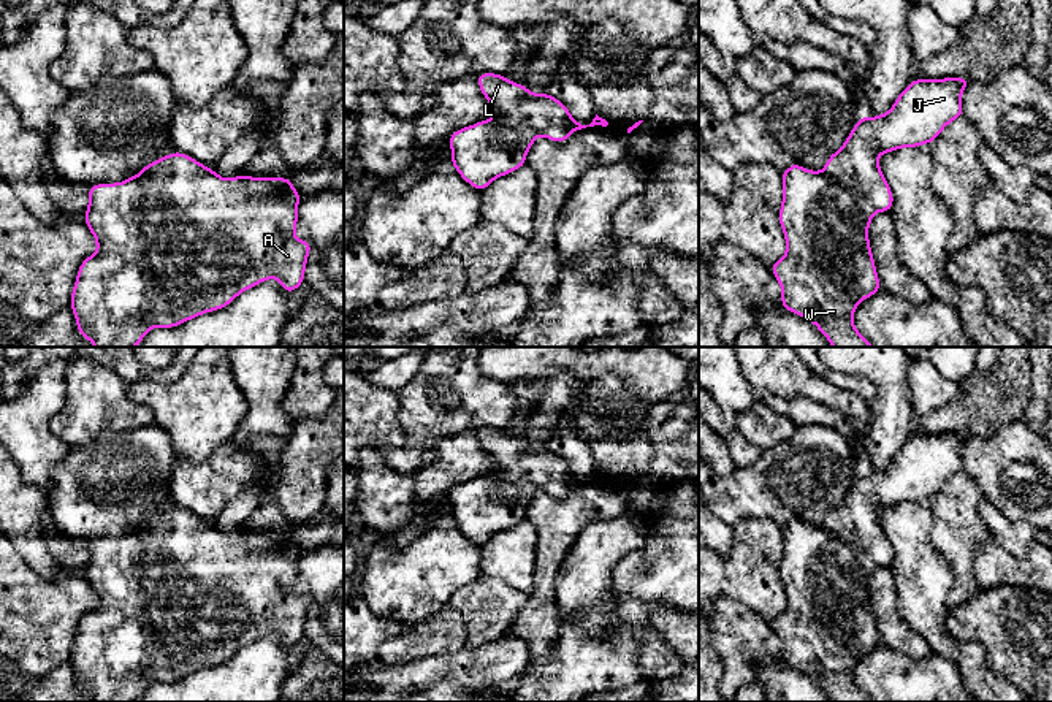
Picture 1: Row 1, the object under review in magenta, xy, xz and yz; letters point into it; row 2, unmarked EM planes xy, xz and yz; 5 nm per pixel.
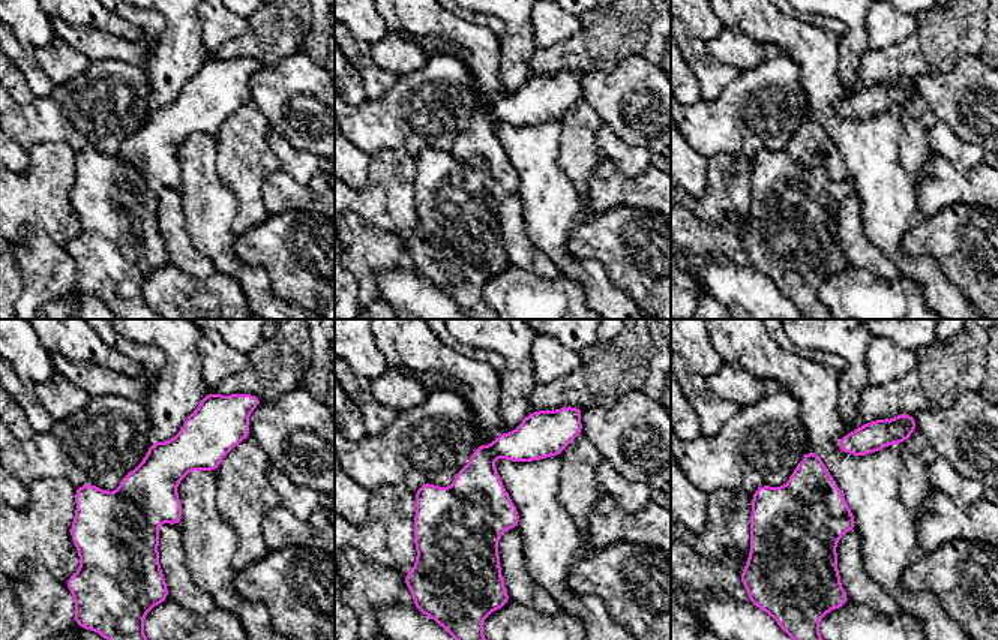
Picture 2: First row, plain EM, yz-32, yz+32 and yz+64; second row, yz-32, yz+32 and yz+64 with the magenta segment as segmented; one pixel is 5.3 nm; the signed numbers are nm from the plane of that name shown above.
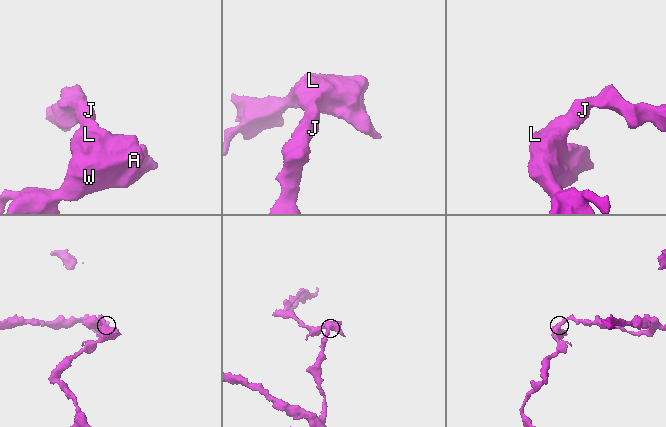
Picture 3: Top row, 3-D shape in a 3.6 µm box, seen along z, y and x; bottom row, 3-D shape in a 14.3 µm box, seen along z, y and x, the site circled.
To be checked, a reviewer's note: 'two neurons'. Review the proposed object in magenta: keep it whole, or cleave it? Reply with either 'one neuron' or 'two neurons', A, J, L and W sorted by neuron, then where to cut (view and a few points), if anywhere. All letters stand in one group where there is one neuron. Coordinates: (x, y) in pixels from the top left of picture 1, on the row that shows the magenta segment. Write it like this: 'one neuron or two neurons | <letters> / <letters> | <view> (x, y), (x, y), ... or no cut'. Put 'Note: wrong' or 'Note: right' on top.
Note: wrong
one neuron | A J L W | no cut

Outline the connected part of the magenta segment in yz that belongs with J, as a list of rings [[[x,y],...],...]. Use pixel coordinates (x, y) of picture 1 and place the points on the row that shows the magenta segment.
[[[968,78],[913,79],[887,113],[875,117],[862,116],[857,120],[844,144],[827,158],[822,171],[805,170],[799,163],[792,163],[781,173],[779,225],[786,239],[786,254],[770,266],[770,271],[781,285],[783,307],[814,323],[833,347],[873,347],[854,326],[852,314],[863,299],[881,290],[868,228],[878,211],[892,209],[894,195],[878,157],[901,147],[933,143],[946,125],[963,114],[962,93],[968,84]]]

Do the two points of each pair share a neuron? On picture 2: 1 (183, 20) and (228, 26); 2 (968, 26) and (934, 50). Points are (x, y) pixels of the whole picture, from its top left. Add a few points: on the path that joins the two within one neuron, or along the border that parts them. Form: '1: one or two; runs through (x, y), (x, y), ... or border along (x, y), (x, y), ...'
1: two; border along (197, 15), (201, 24), (201, 42), (209, 51)
2: one; runs through (959, 27), (943, 41)

